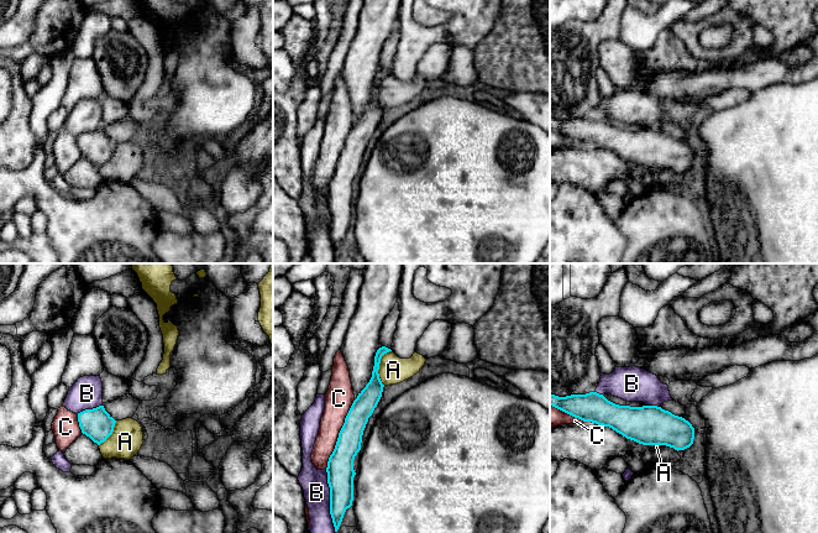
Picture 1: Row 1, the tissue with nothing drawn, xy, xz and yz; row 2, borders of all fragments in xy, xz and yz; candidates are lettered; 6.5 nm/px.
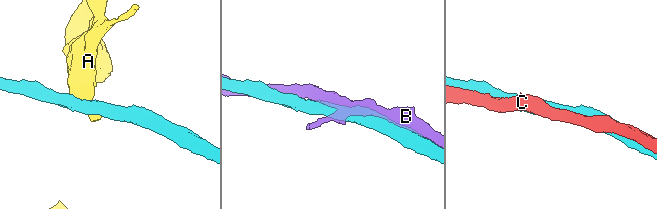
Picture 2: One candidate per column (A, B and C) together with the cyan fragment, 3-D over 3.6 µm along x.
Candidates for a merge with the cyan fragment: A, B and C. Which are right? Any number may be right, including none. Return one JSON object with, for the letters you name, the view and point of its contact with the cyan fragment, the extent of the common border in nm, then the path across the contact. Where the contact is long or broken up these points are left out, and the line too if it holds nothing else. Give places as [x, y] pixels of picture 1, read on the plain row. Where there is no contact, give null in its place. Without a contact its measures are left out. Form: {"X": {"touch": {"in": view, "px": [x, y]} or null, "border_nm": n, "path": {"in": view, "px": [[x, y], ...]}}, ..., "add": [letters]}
{"A": {"touch": {"in": "xz", "px": [378, 89]}, "border_nm": 240}, "add": ["A"]}

